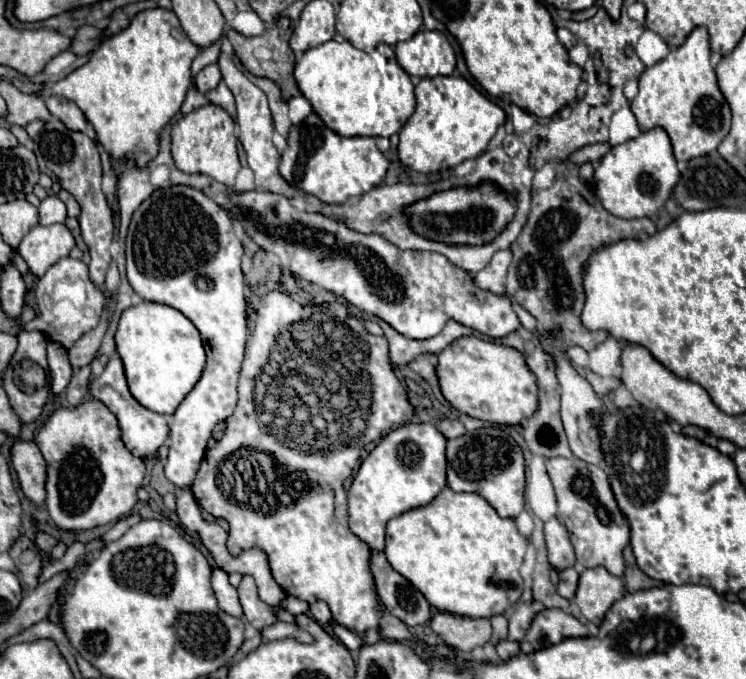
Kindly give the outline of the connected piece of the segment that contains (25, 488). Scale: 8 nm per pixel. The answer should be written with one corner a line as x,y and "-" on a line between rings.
16,440
12,448
12,466
20,478
22,492
36,506
42,506
46,498
46,462
40,448
34,442

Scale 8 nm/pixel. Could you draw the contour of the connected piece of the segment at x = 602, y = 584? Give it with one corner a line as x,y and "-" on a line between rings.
604,566
588,568
580,574
576,602
592,624
600,624
606,610
626,594
624,582
618,576
612,576

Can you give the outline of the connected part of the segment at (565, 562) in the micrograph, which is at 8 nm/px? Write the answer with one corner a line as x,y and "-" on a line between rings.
552,518
544,524
544,534
546,534
546,546
548,546
548,560
550,564
560,572
564,568
570,568
576,564
576,556
574,556
574,548
570,544
568,538
568,530
564,530
564,526

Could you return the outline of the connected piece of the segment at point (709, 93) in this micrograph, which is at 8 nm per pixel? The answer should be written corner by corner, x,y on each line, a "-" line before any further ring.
702,26
694,28
682,46
646,68
640,76
640,92
630,106
642,132
656,126
668,132
676,160
692,160
714,152
730,130
730,108
710,66
708,30

